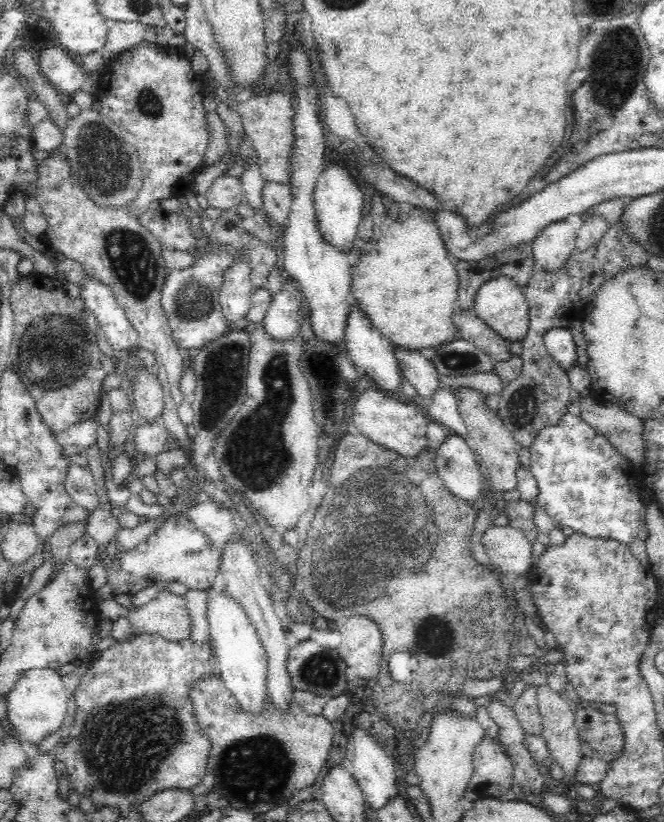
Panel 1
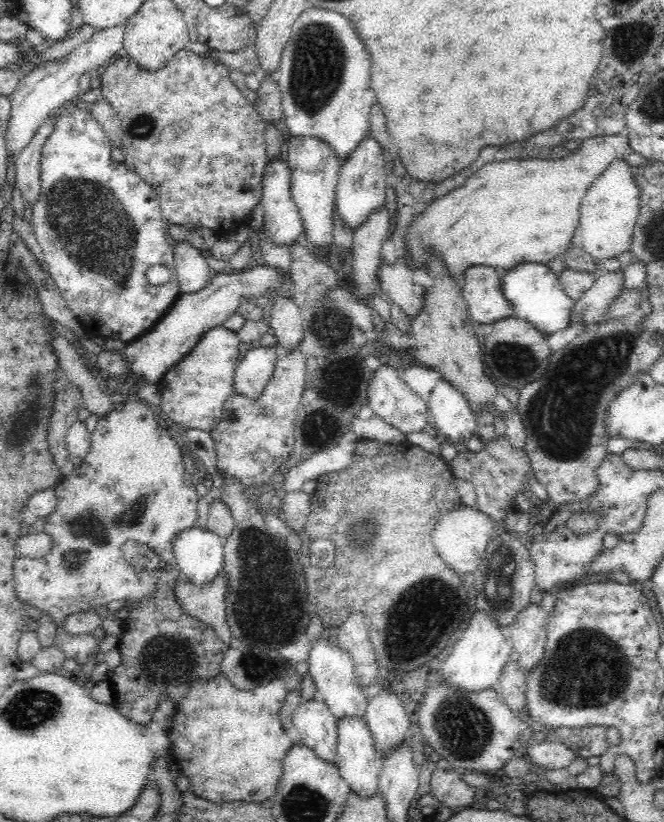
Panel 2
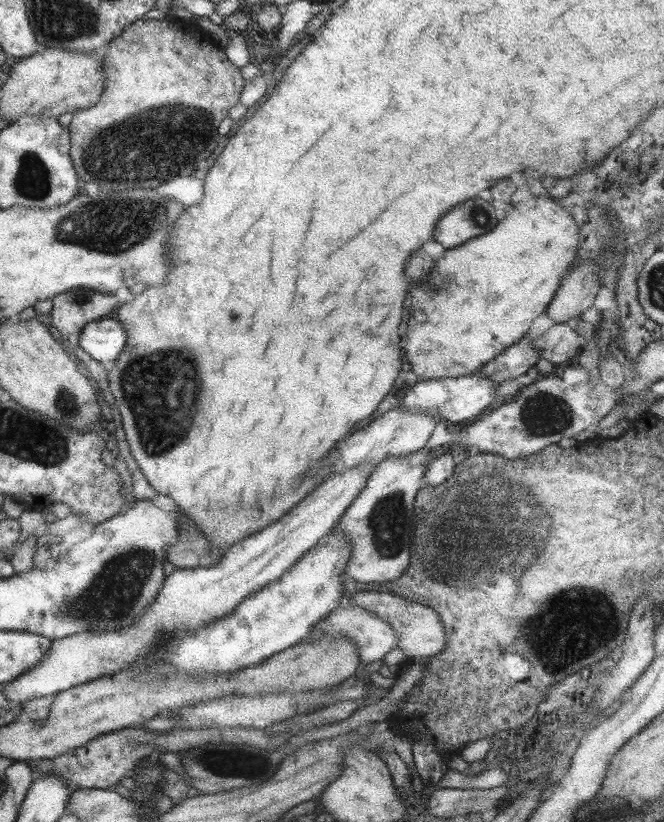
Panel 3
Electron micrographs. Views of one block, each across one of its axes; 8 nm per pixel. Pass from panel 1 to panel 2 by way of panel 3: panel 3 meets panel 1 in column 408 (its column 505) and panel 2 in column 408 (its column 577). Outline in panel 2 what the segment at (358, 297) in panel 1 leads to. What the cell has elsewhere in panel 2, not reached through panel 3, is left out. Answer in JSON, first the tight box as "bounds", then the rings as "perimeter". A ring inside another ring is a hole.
{"bounds":[405,135,628,281],"perimeter":[[[608,135],[587,138],[575,152],[564,158],[510,159],[504,162],[485,164],[466,182],[444,196],[433,200],[413,220],[406,223],[405,243],[414,265],[428,269],[429,259],[437,256],[446,267],[451,278],[461,281],[465,271],[472,266],[488,266],[510,271],[523,263],[546,264],[560,259],[570,244],[578,241],[579,206],[585,192],[609,164],[628,152],[628,135]]]}

